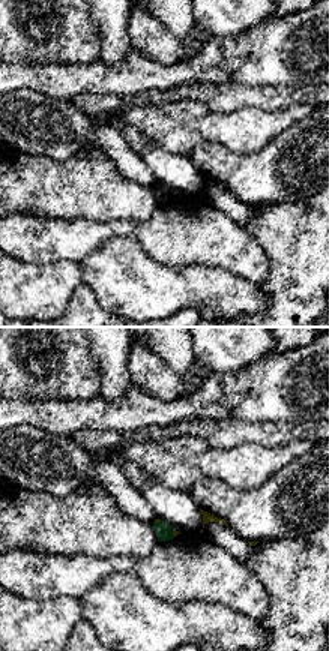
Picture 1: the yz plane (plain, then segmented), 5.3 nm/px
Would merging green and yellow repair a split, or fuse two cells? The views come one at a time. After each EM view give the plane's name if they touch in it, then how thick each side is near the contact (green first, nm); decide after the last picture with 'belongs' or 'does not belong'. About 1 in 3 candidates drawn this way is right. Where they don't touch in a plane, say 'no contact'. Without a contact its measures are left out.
meets green in yz; 90 nm thick on the green side, 30 nm on the other

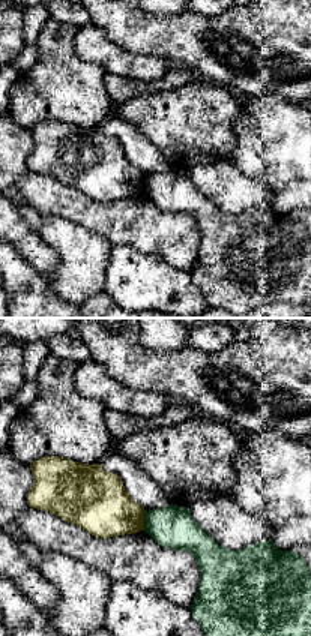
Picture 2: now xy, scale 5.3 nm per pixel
meets green in xy; 220 nm thick on the green side, 320 nm on the other

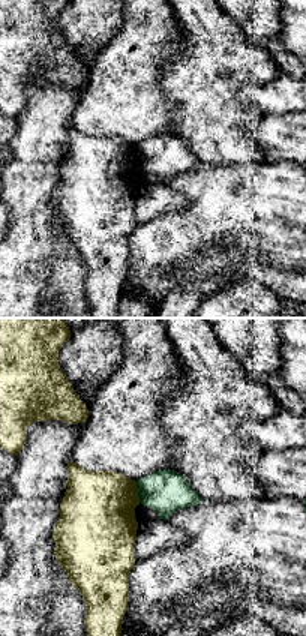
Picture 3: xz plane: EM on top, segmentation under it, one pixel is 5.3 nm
meets green in xz; 240 nm thick on the green side, 400 nm on the other

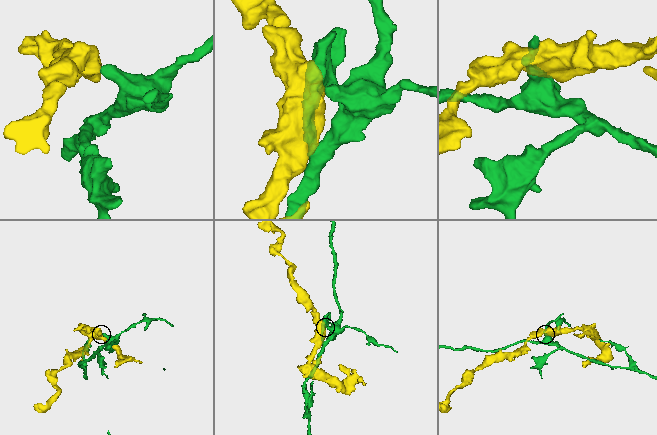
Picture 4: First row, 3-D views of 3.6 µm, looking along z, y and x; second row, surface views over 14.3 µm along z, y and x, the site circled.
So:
does not belong

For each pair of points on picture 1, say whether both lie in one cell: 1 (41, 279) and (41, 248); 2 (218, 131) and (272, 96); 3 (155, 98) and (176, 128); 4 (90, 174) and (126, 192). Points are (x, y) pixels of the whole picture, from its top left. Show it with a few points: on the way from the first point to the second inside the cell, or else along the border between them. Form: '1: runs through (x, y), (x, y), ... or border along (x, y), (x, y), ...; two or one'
1: border along (15, 258), (24, 263), (77, 263); two
2: border along (289, 105), (275, 111), (241, 107), (220, 113); two
3: border along (194, 98), (141, 104), (125, 110); two
4: runs through (99, 183), (108, 192), (117, 192); one

